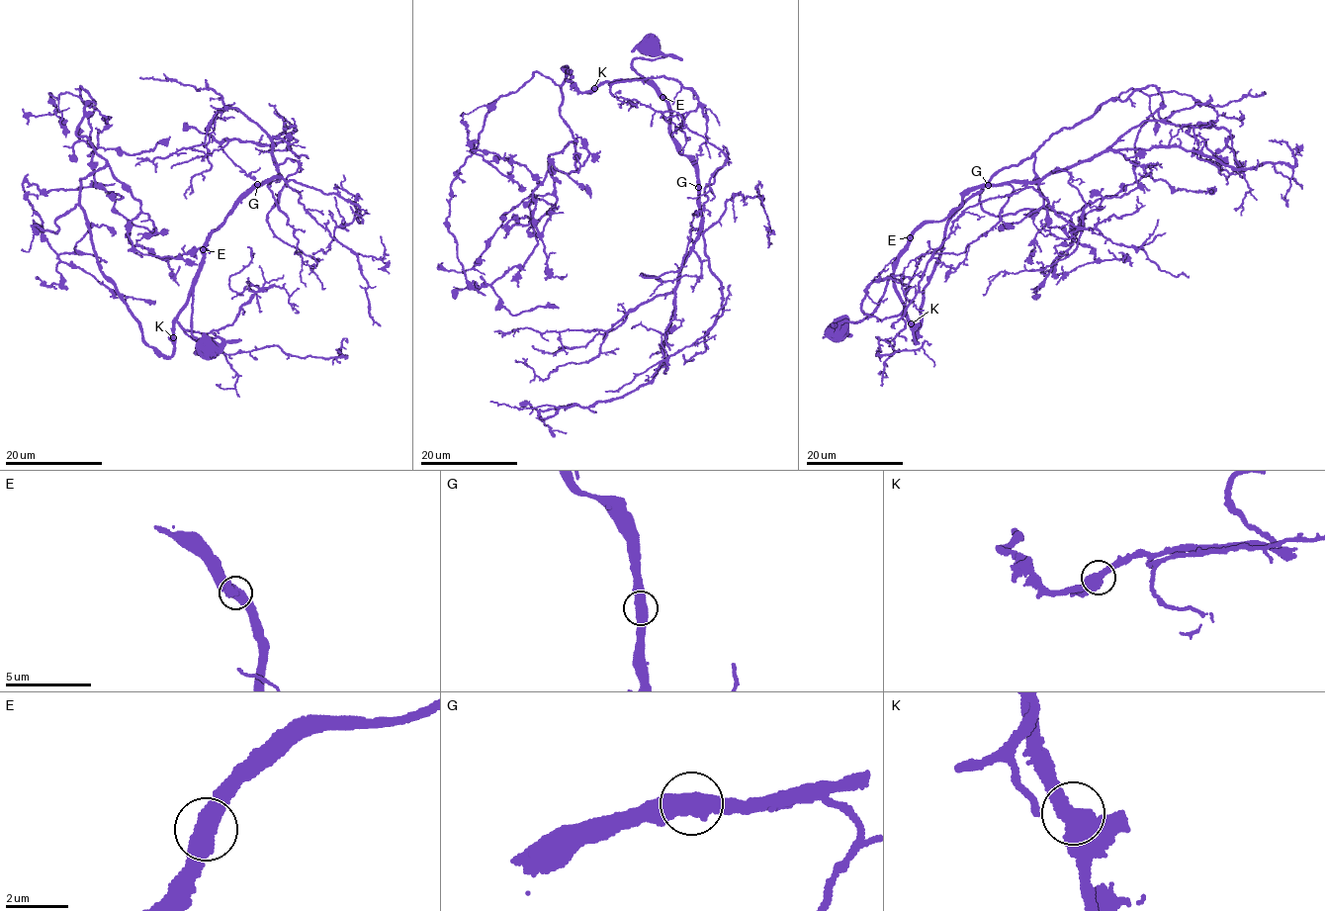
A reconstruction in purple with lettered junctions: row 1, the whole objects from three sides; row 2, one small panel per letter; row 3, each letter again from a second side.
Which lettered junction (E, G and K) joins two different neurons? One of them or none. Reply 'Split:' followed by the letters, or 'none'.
Split: none

